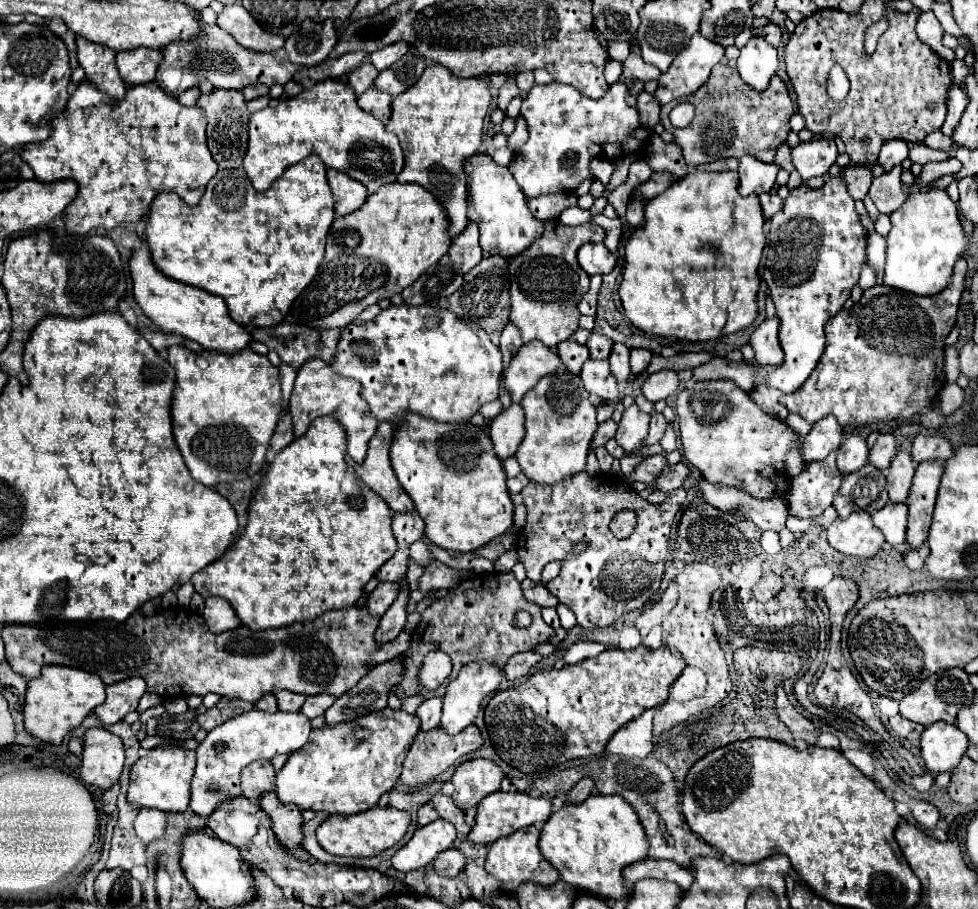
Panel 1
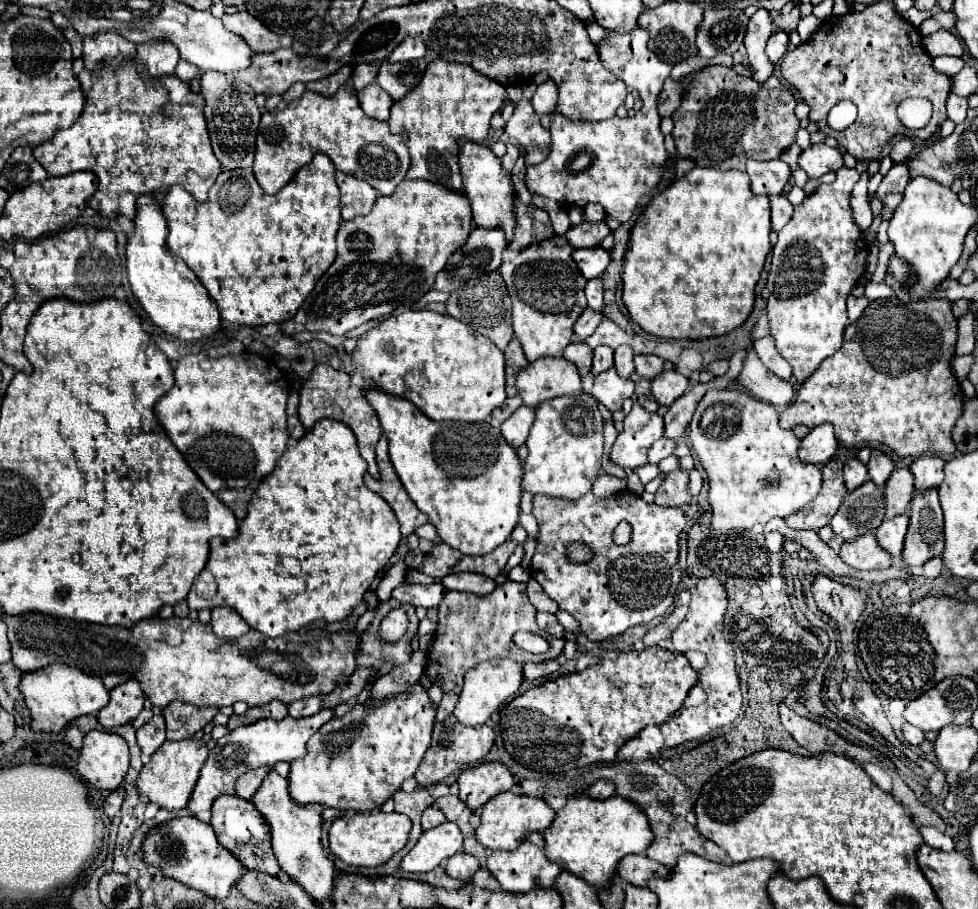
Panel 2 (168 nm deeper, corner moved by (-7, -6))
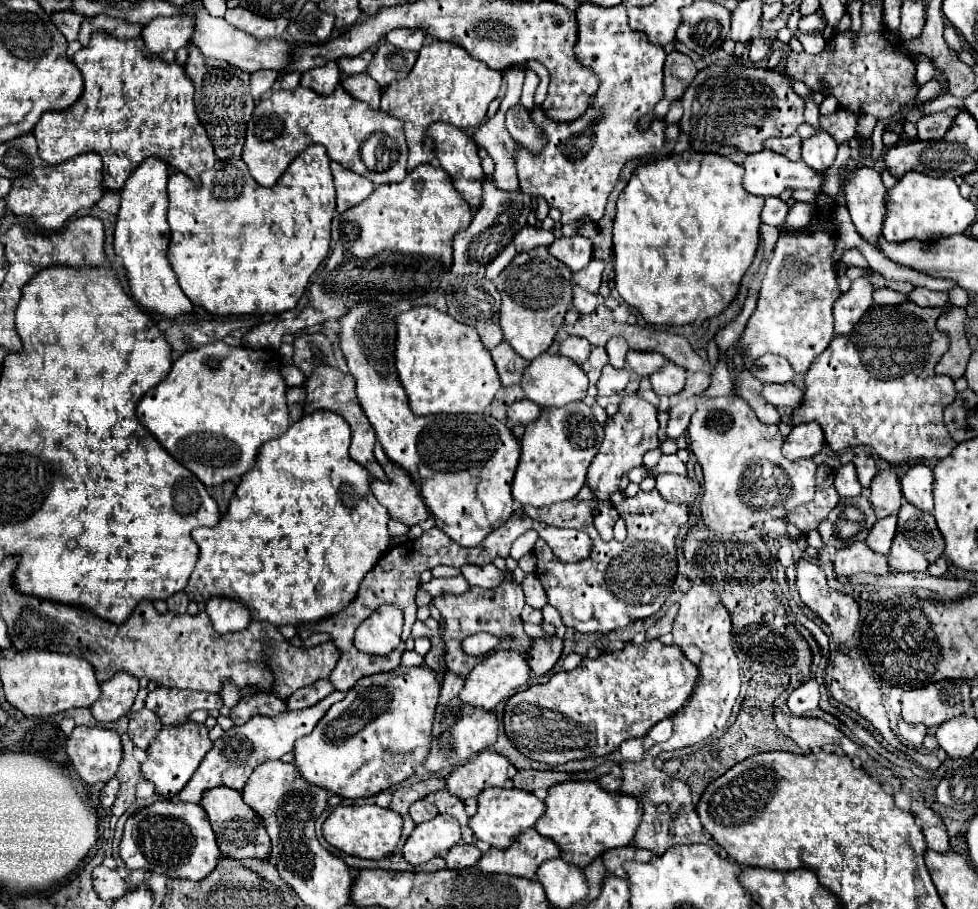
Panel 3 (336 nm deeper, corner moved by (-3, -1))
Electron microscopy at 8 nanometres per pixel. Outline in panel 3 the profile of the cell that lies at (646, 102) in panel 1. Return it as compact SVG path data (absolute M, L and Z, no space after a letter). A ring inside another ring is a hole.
M679 51L669 53L667 61L665 61L665 97L655 107L655 113L651 113L649 117L651 119L653 117L665 117L671 101L679 99L685 93L687 85L691 85L697 71L699 71L699 65L689 55L683 55Z

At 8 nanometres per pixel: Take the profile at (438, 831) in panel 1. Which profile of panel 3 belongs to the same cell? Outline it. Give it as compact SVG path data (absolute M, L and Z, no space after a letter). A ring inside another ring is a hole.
M437 815L427 823L415 825L405 841L403 857L411 865L421 865L433 857L445 857L447 851L461 841L459 823L451 815Z

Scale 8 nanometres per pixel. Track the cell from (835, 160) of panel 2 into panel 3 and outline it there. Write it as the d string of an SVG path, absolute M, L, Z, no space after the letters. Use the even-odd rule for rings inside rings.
M817 131L813 137L803 141L803 161L811 167L815 167L815 171L827 171L833 161L837 157L837 141L825 133L825 131Z

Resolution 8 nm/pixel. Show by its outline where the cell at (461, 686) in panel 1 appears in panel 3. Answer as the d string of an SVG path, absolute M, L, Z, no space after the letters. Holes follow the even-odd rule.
M497 649L491 651L485 661L481 661L479 665L475 665L475 669L467 675L465 687L461 689L459 697L461 701L467 701L469 705L479 705L483 709L493 709L497 703L501 703L503 699L509 699L515 689L525 689L525 685L529 683L529 675L531 675L531 667L525 659L523 653L519 651L507 651L507 649Z

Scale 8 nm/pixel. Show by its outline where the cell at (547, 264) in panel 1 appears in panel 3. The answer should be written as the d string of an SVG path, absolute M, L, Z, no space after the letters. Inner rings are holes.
M537 247L527 253L519 253L519 257L515 257L511 265L495 279L495 287L501 293L499 327L503 331L503 339L527 361L533 361L545 353L563 325L573 293L571 277L565 275L571 275L567 265L551 257L547 247Z

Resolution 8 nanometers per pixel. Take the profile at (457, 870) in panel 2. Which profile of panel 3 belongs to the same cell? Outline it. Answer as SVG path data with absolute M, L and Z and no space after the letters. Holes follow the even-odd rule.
M461 843L461 845L455 845L455 849L451 849L451 853L447 853L445 861L447 861L449 869L465 869L465 867L475 865L479 861L479 857L481 857L481 851L475 845Z

